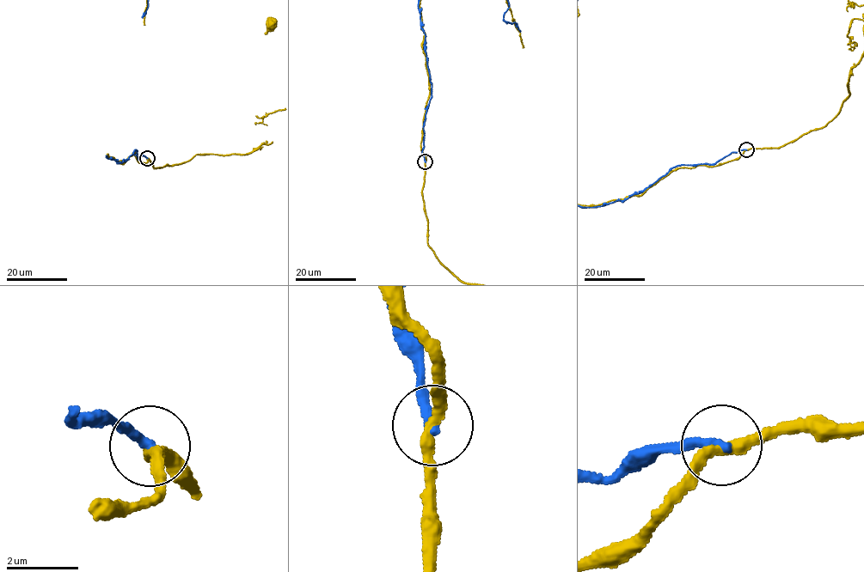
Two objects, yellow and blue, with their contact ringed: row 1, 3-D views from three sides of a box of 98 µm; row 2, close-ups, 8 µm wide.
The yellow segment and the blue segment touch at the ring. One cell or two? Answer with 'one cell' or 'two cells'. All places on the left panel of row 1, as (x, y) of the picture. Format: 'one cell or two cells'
two cells

